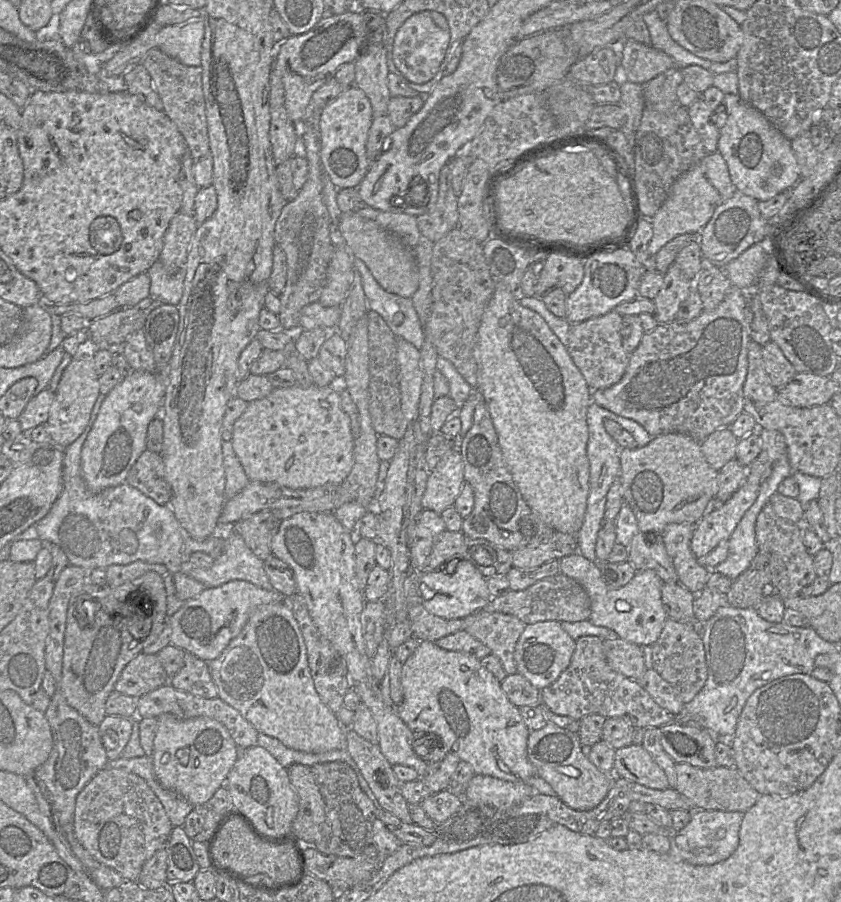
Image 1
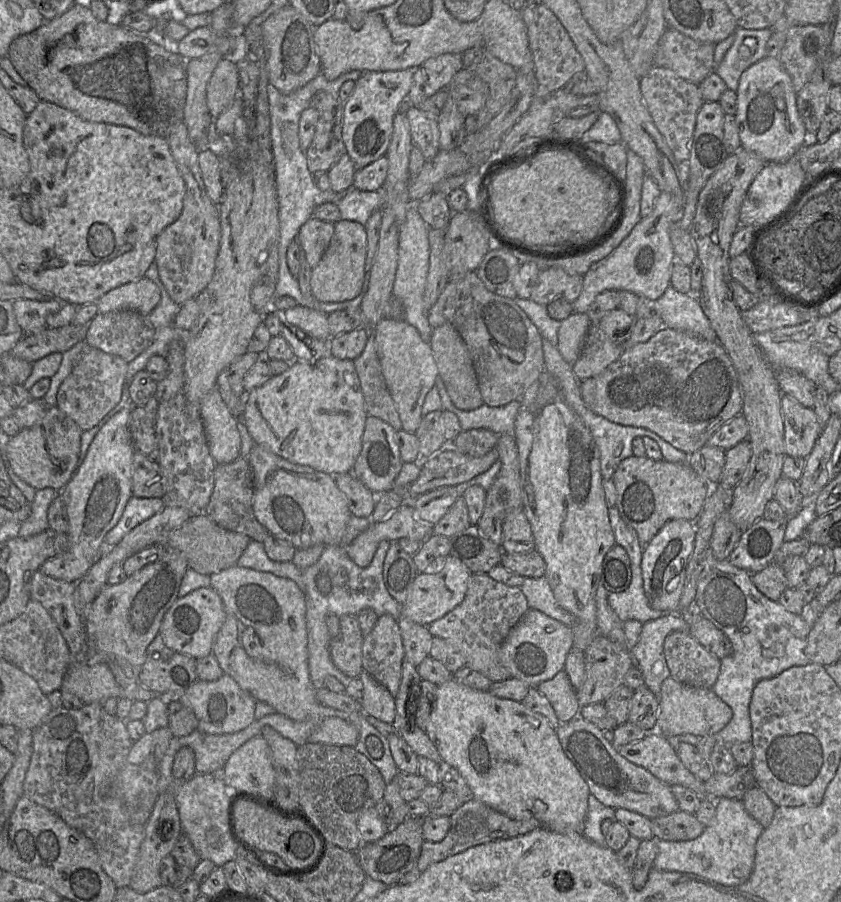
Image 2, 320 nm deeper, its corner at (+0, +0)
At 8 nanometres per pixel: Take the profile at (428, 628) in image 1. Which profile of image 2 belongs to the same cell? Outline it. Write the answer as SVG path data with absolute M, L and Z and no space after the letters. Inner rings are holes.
M389 541L390 546L383 564L383 581L389 594L402 605L418 574L411 555L406 553L398 541Z

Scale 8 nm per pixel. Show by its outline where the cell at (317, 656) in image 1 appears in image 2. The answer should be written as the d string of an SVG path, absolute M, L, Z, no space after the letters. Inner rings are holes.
M357 615L339 617L340 633L332 638L329 652L334 666L350 678L359 678L363 670L363 633Z

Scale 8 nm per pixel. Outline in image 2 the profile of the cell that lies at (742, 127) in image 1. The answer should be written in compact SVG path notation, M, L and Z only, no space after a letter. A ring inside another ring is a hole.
M764 57L746 69L740 76L736 94L735 118L741 145L767 163L788 161L811 139L797 109L791 77L777 57Z

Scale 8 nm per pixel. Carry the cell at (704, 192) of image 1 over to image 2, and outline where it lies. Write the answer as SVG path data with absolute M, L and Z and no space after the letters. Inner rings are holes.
M662 191L655 201L652 213L642 218L610 255L595 263L583 276L582 291L572 303L574 312L586 313L596 296L607 290L628 291L649 301L660 298L671 285L672 269L677 259L670 230L682 218L683 208L684 191L683 196Z

